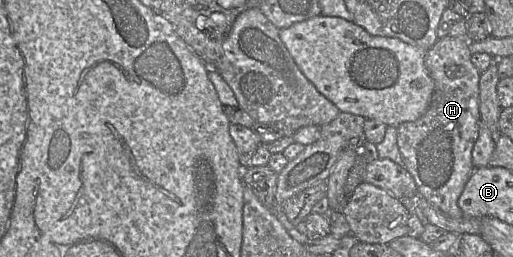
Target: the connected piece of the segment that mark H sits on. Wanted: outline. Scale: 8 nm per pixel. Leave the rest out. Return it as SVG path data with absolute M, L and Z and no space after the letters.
M449 35L426 51L425 66L434 82L430 104L419 119L396 127L404 167L413 177L419 195L453 219L464 217L458 199L475 169L472 150L479 135L481 73L471 62L469 42Z

